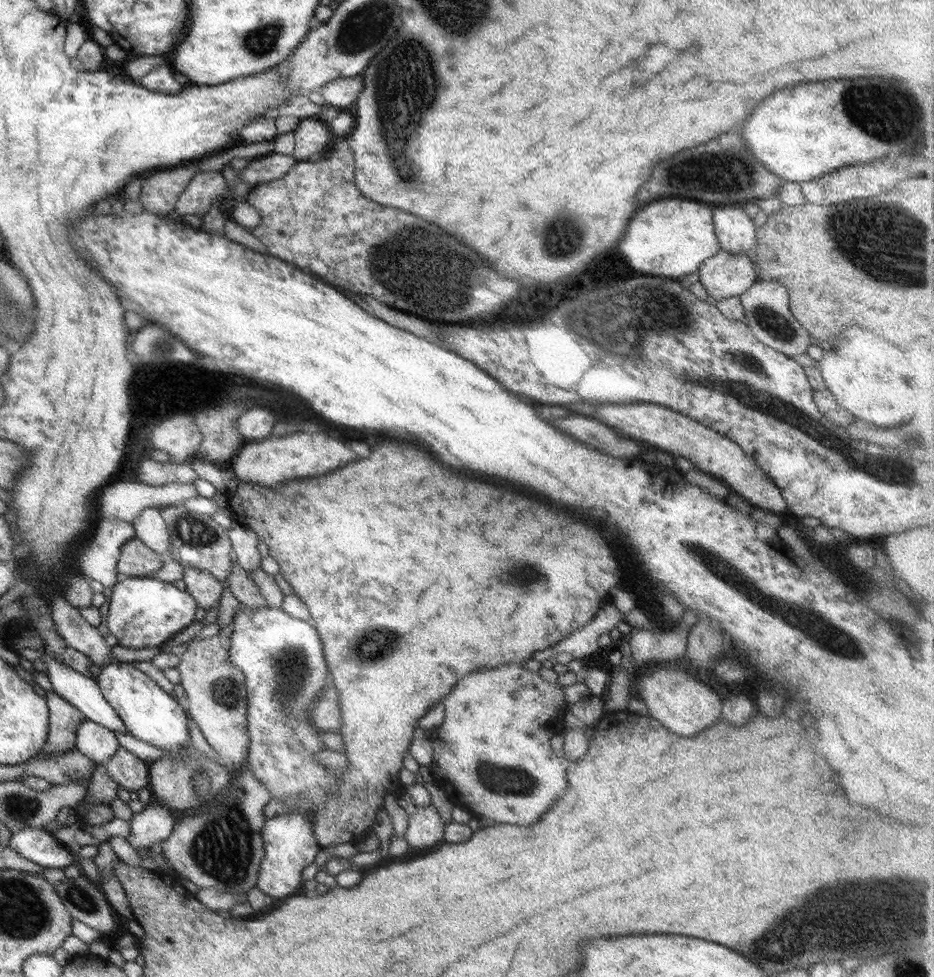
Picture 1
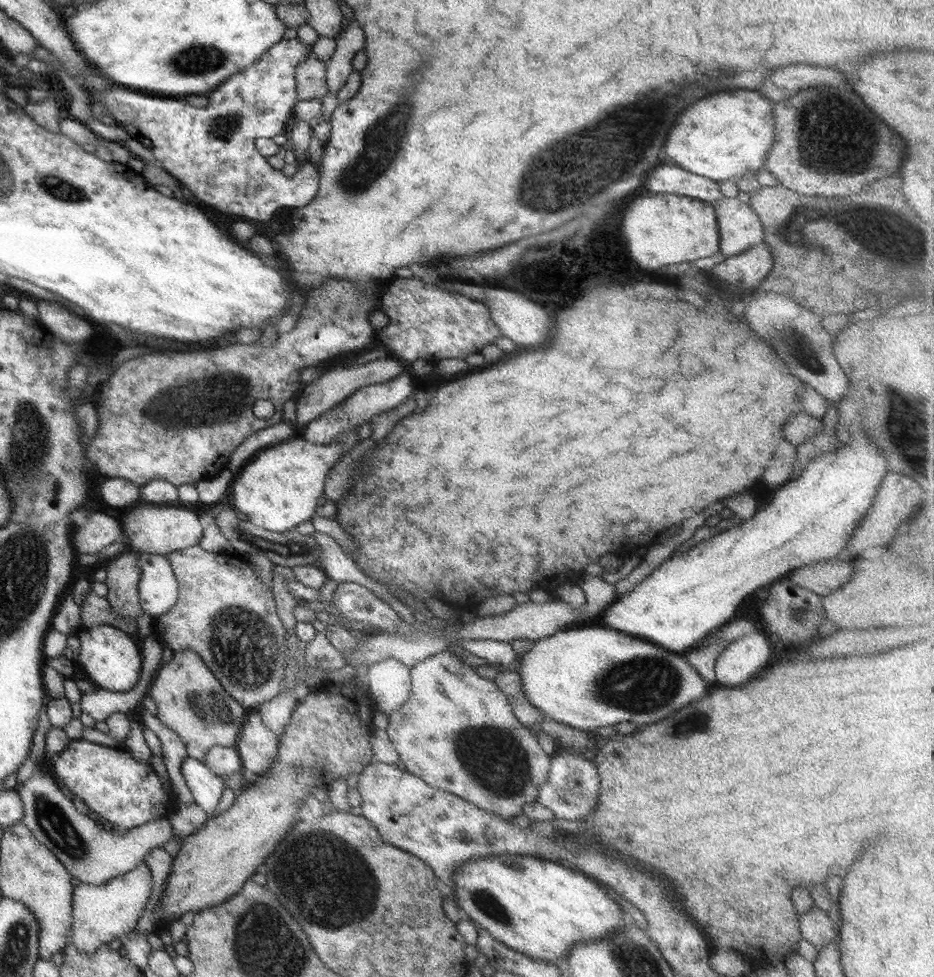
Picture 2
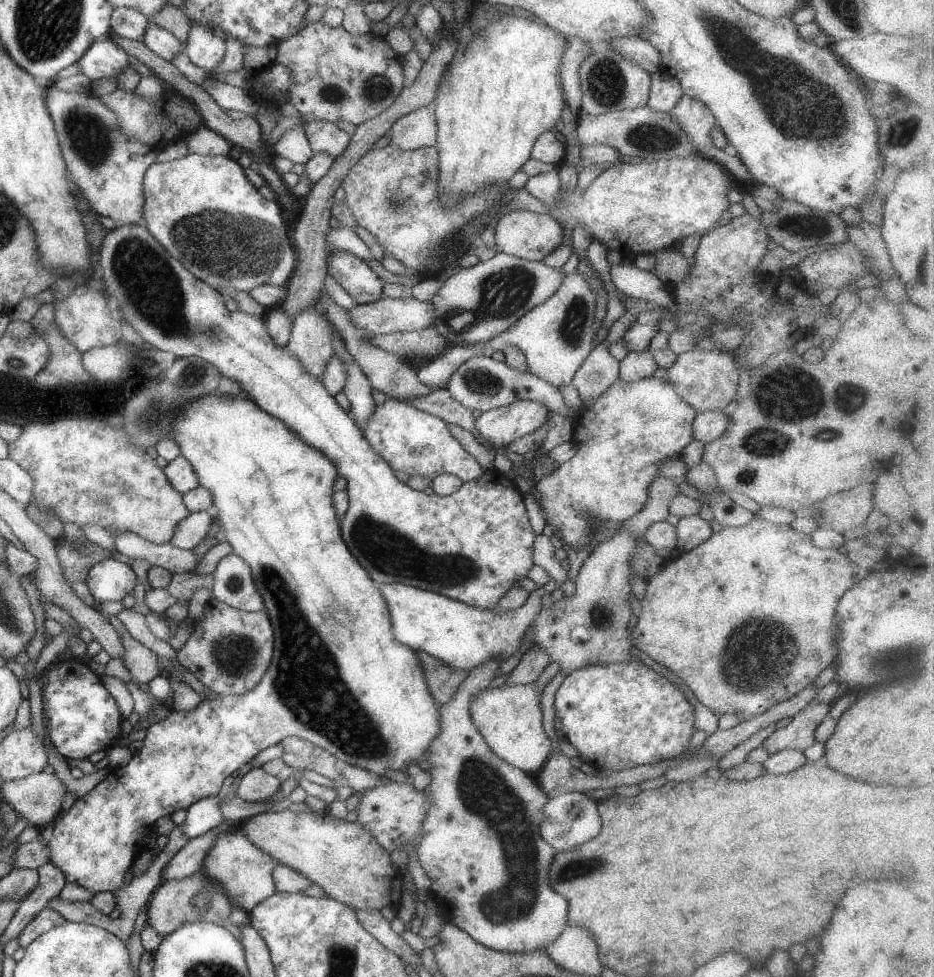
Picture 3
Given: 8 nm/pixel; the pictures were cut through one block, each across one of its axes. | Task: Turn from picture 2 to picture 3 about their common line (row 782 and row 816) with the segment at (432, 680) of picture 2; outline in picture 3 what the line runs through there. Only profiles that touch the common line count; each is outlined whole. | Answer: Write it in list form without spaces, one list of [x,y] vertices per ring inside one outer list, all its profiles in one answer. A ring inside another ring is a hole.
[[[489,659],[487,662],[472,668],[468,672],[468,677],[457,687],[456,693],[449,699],[449,702],[438,708],[440,729],[436,737],[429,743],[428,748],[424,750],[424,756],[422,757],[423,760],[425,759],[431,764],[431,769],[428,770],[431,781],[429,786],[423,790],[426,797],[430,800],[430,805],[424,821],[421,823],[421,838],[417,843],[416,853],[421,868],[431,879],[432,884],[428,892],[433,895],[433,900],[437,903],[437,907],[445,923],[454,924],[457,928],[464,930],[475,942],[482,944],[485,948],[503,951],[504,953],[531,953],[537,949],[543,950],[561,934],[561,931],[567,926],[566,914],[568,904],[565,897],[551,890],[547,876],[551,859],[556,853],[556,850],[540,837],[539,832],[539,823],[545,818],[541,814],[541,807],[548,801],[548,798],[539,788],[538,784],[527,776],[527,773],[497,758],[497,755],[493,754],[493,751],[487,746],[485,739],[471,722],[469,714],[470,700],[479,691],[486,689],[489,682],[495,678],[499,662],[499,659]]]

